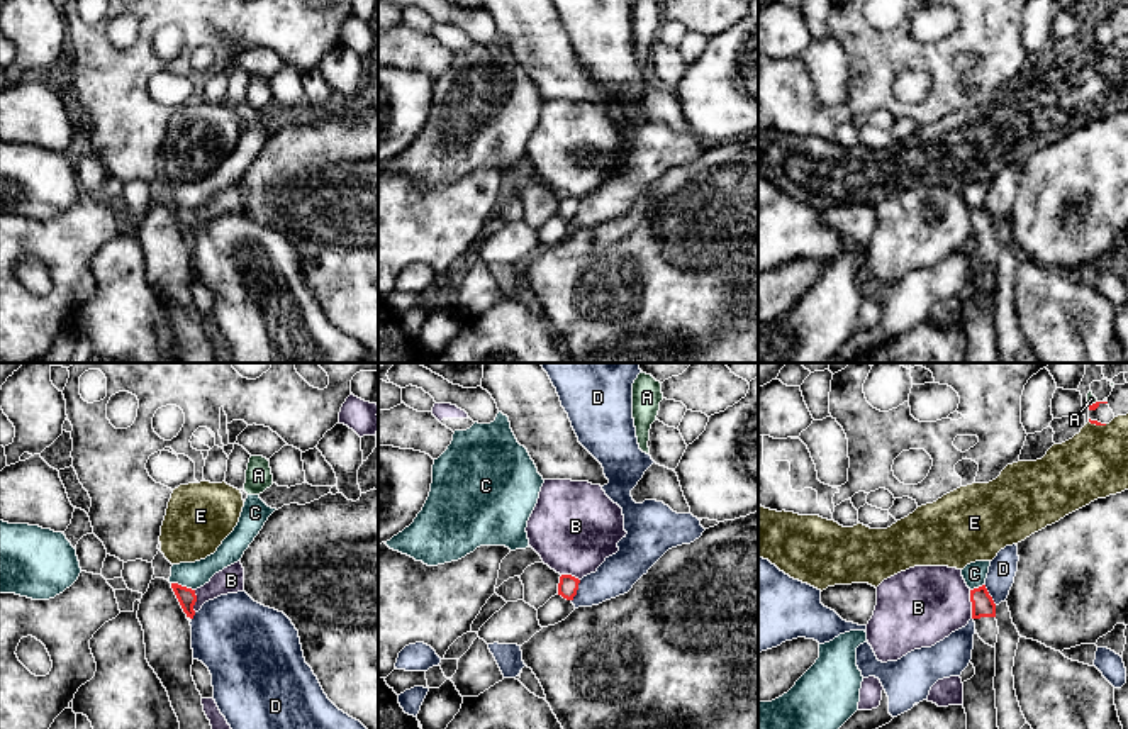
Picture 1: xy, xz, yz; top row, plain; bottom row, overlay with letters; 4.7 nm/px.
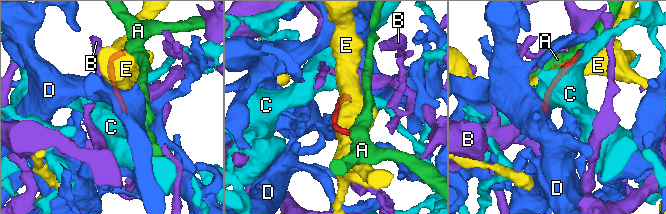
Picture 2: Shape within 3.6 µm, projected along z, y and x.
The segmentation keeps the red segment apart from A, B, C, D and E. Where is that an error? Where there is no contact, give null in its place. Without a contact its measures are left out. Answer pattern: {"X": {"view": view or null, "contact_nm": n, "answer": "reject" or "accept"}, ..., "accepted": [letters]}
{"A": {"view": "yz", "contact_nm": 50, "answer": "reject"}, "B": {"view": "yz", "contact_nm": 140, "answer": "reject"}, "C": {"view": "xy", "contact_nm": 120, "answer": "reject"}, "D": {"view": "xz", "contact_nm": 110, "answer": "reject"}, "E": {"view": "yz", "contact_nm": 90, "answer": "reject"}, "accepted": []}

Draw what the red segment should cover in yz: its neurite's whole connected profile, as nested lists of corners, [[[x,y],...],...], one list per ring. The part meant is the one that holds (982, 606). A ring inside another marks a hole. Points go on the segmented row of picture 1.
[[[986,585],[970,590],[970,602],[972,602],[972,619],[975,622],[975,631],[979,637],[996,648],[997,643],[997,620],[996,620],[996,604],[989,595]]]

